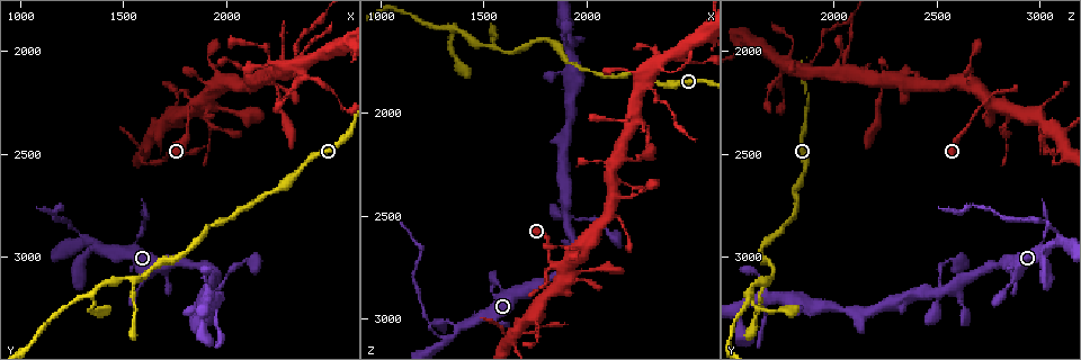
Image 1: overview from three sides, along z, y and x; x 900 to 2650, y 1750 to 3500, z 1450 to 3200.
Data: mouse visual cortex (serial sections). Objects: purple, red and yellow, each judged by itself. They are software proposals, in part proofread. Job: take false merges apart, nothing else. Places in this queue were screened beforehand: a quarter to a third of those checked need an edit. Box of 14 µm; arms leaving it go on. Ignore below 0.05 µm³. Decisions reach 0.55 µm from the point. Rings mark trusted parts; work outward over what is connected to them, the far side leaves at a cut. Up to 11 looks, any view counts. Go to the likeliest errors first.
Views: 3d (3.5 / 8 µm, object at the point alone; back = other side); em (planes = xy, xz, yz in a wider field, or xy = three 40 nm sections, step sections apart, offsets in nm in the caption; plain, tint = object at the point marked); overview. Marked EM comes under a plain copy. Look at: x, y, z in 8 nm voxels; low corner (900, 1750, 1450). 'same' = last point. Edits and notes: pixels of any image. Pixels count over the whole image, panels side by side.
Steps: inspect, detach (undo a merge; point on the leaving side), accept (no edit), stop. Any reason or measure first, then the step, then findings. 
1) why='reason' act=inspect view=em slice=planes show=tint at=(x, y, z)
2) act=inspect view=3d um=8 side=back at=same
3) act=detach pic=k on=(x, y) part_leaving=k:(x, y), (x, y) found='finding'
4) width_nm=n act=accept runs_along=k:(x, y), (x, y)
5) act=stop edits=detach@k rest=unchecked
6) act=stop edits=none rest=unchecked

why='narrows sharply' act=inspect view=3d um=3.5 side=back at=(2340, 1950, 1950)

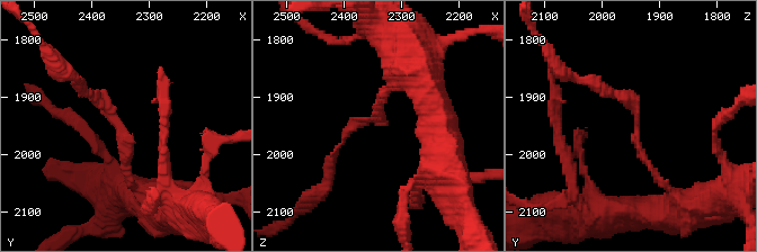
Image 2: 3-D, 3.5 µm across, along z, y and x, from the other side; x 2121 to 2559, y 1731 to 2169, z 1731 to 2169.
act=inspect view=em slice=xy step=5 show=tint at=(2345, 1945, 1945)

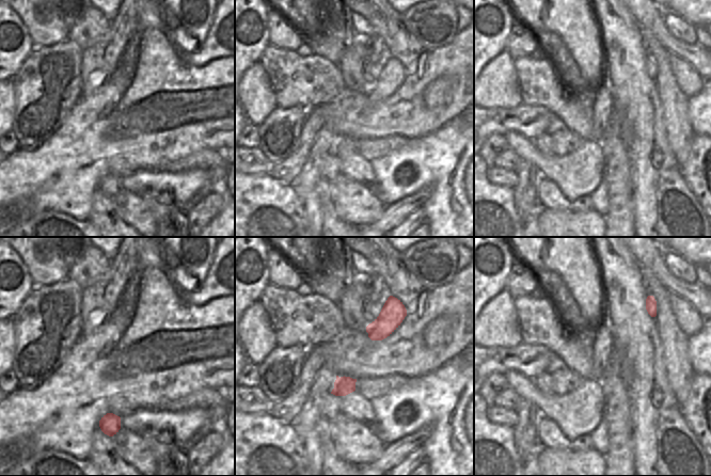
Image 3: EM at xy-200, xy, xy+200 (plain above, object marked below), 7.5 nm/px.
why='another direction' act=inspect view=em slice=planes show=tint at=same

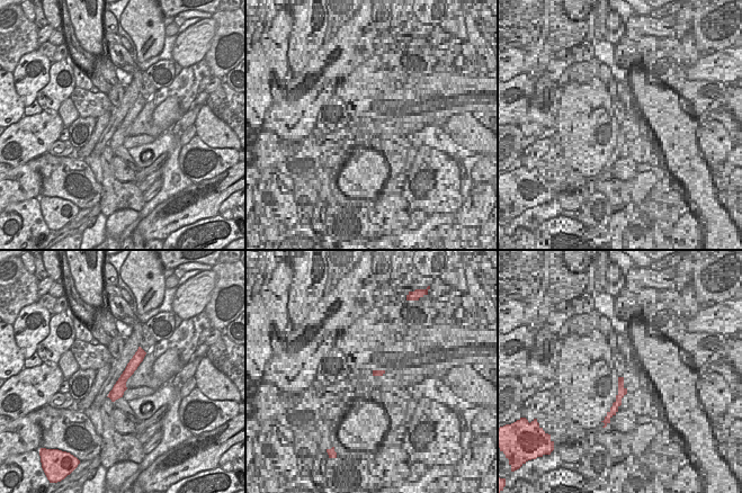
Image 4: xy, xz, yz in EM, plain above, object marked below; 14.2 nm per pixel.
arm_widths_nm=100,100 act=accept runs_along=4:(140, 351), (139, 357), (113, 396) found='one cell here'

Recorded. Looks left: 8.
why='arms part here' act=inspect view=3d um=3.5 at=(1560, 3120, 1680)

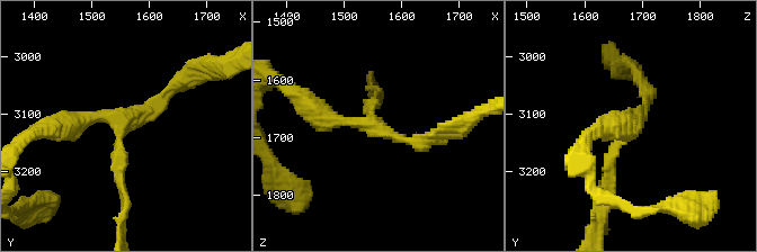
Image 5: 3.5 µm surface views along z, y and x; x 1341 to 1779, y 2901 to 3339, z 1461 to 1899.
arms=3 arm_widths_nm=150,200,300 why='now the EM' act=inspect view=em slice=planes show=tint at=(1550, 3110, 1685)

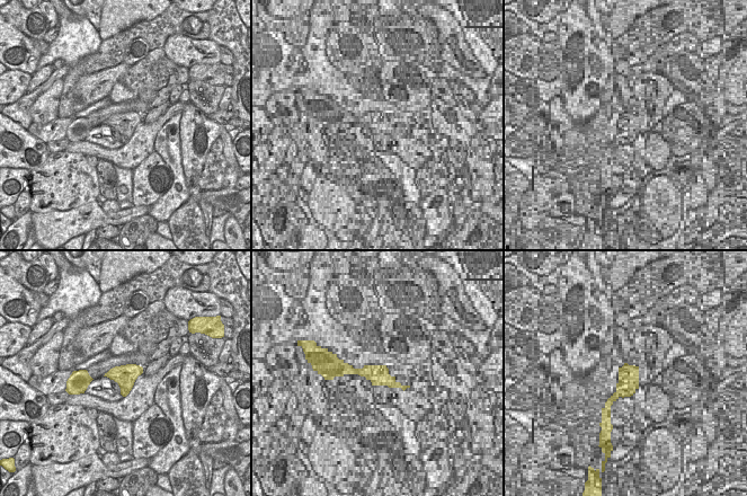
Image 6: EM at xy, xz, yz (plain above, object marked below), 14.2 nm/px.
act=accept runs_along=5:(179, 84), (134, 116), (51, 129) found='continuous, no second cell'

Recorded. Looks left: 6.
why='arms part here' act=inspect view=3d um=3.5 side=back at=(1340, 3190, 1590)

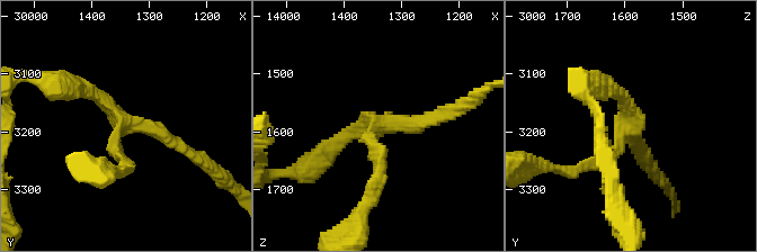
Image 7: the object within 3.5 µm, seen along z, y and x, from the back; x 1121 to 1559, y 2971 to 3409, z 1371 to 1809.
arms=3 arm_widths_nm=150,200,250 act=inspect view=em slice=xy step=5 show=tint at=(1340, 3190, 1590)

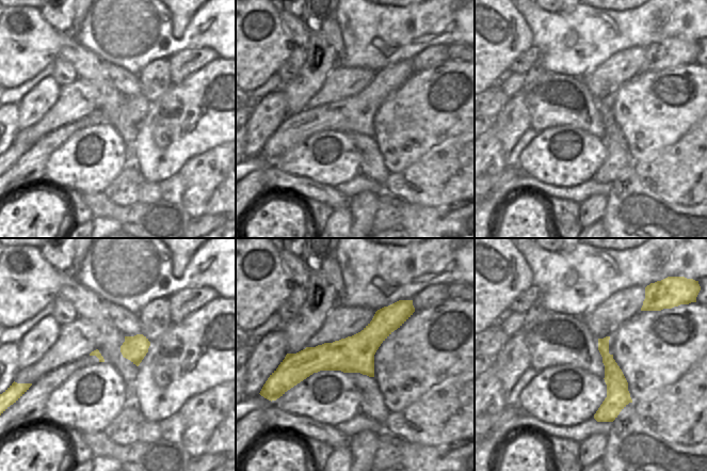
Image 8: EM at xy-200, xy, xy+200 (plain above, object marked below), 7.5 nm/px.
act=accept runs_along=8:(408, 313), (352, 355), (285, 366) found='all the same cell'

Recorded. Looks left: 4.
why='four arms meet' act=inspect view=3d um=3.5 at=(2380, 2100, 1750)

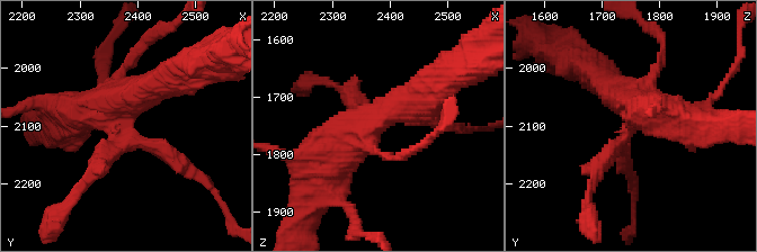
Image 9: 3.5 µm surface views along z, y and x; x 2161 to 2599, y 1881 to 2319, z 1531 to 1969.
act=inspect view=em slice=xy step=2 show=tint at=(2370, 2090, 1755)

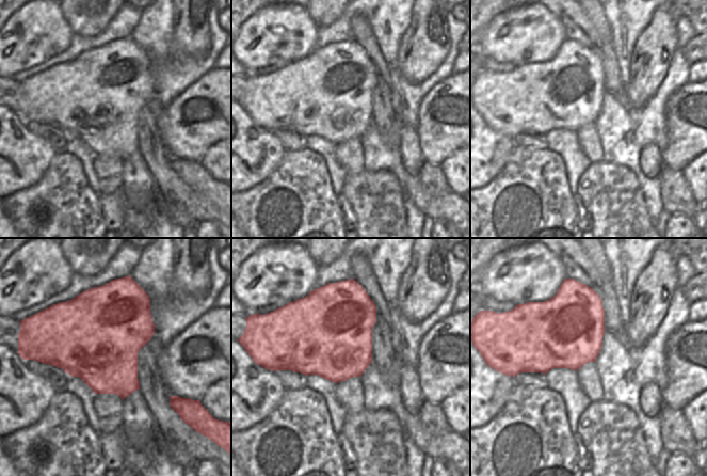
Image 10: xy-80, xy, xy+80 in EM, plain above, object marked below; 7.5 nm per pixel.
act=accept runs_along=9:(315, 188), (353, 135), (419, 101) found='continuous, no second cell'

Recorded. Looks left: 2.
act=stop edits=none rest=unchecked

